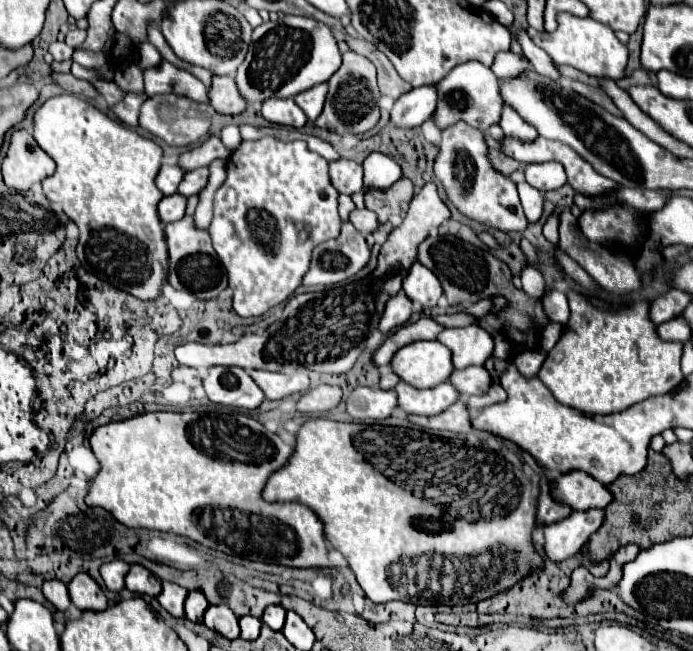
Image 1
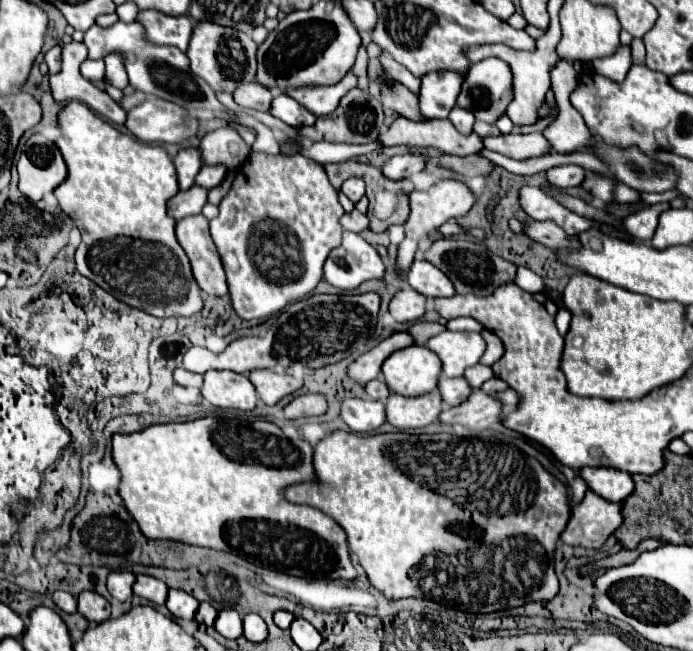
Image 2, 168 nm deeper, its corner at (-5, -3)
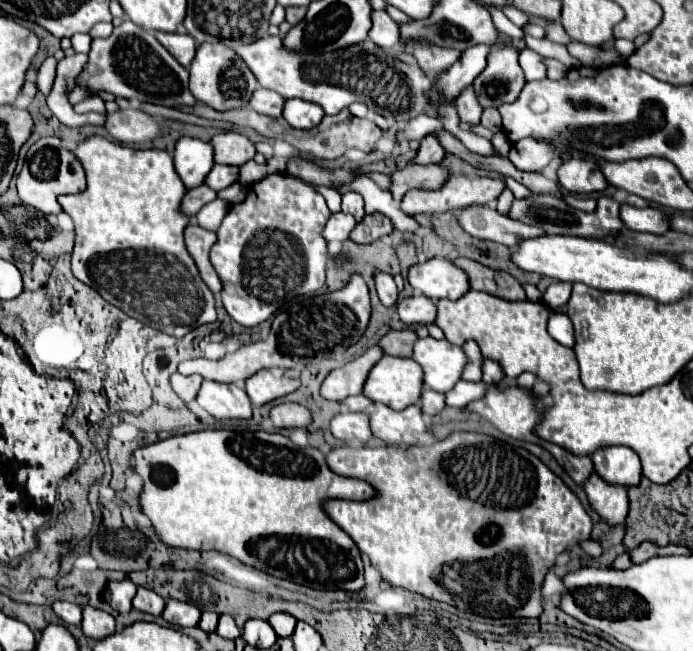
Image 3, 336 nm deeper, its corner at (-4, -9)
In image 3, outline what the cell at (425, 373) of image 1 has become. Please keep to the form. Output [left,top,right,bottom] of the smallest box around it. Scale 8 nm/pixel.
[363,355,423,409]

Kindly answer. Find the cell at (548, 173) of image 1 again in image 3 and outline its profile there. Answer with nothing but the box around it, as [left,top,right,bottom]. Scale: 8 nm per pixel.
[557,157,607,193]

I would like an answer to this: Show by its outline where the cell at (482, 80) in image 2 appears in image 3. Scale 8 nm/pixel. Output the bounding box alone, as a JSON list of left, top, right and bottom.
[473,45,525,109]

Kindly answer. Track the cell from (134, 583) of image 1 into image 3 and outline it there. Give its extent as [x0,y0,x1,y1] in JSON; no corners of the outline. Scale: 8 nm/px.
[133,587,165,615]

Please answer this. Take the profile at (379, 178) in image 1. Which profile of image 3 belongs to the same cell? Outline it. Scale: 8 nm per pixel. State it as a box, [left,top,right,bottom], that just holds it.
[411,133,445,165]

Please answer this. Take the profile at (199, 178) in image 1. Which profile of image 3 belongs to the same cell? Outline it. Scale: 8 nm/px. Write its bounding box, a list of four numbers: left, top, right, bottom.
[205,165,239,191]

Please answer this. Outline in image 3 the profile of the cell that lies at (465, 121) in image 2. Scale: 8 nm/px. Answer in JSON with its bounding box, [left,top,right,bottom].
[455,87,483,125]

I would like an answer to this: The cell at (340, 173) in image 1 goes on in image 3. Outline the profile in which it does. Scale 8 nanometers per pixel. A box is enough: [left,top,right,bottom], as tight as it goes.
[343,191,365,221]

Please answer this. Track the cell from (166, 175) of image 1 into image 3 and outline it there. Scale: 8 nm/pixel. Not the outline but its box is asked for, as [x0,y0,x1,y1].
[175,137,213,189]

